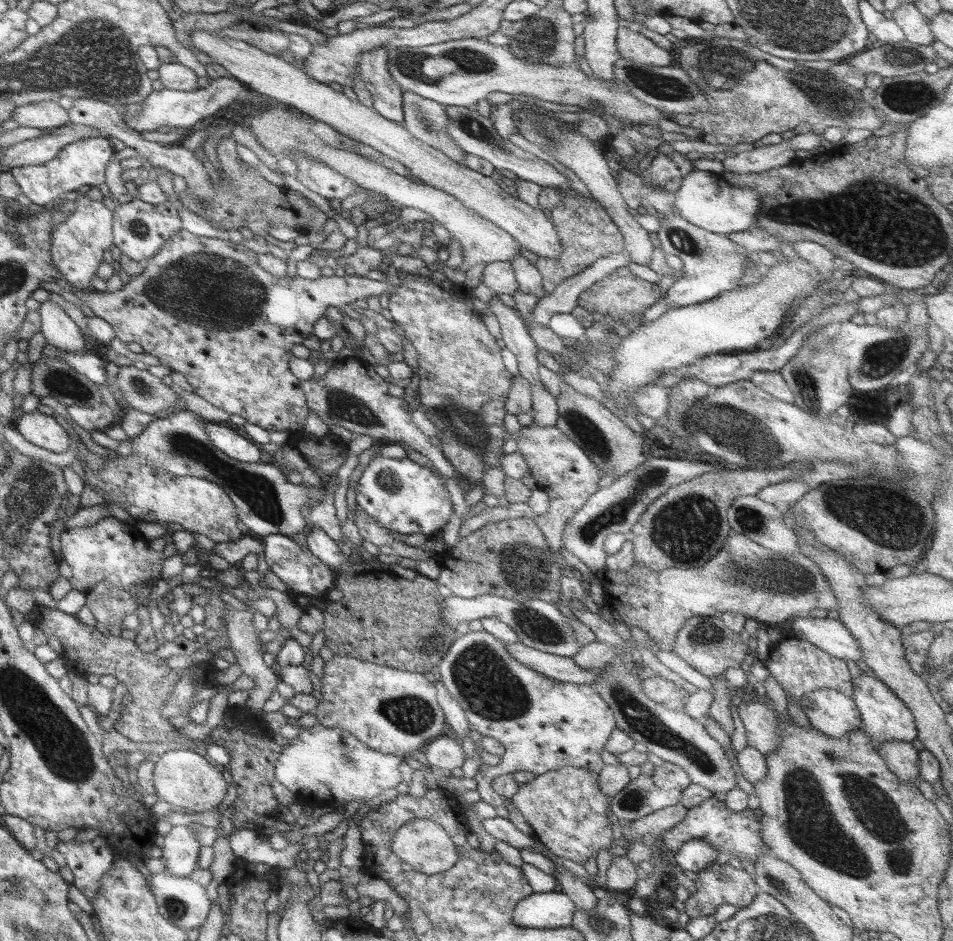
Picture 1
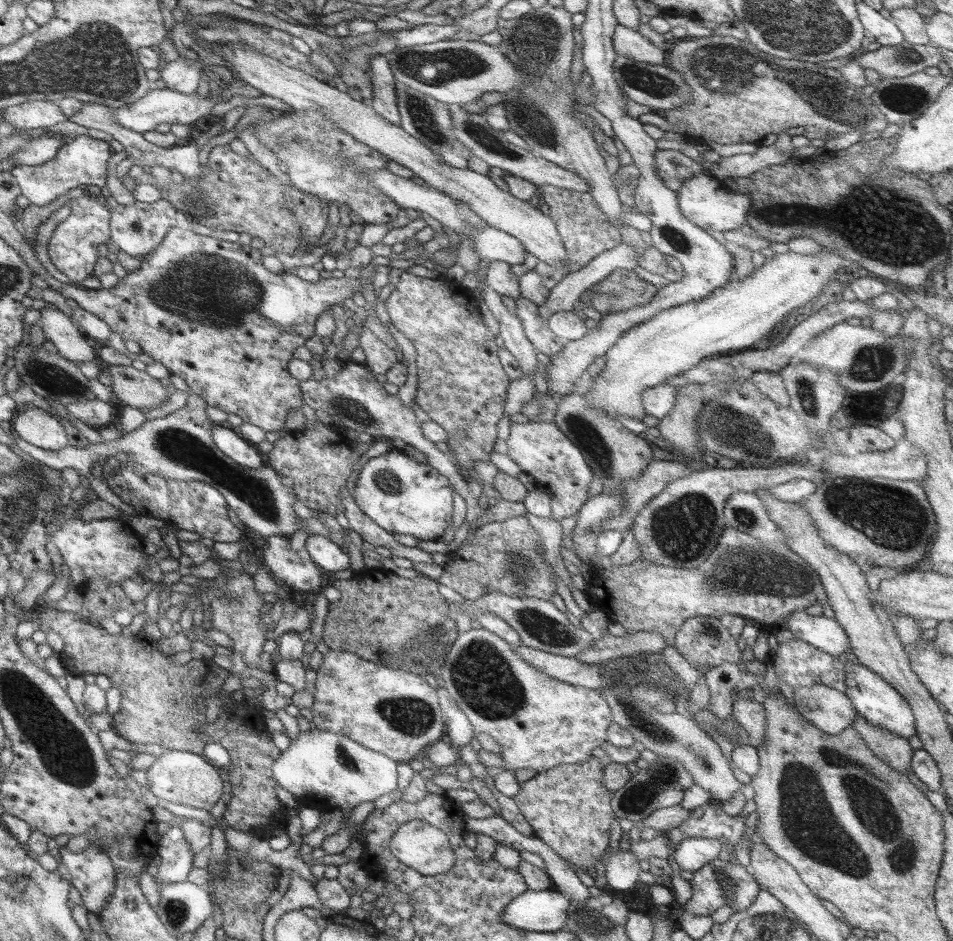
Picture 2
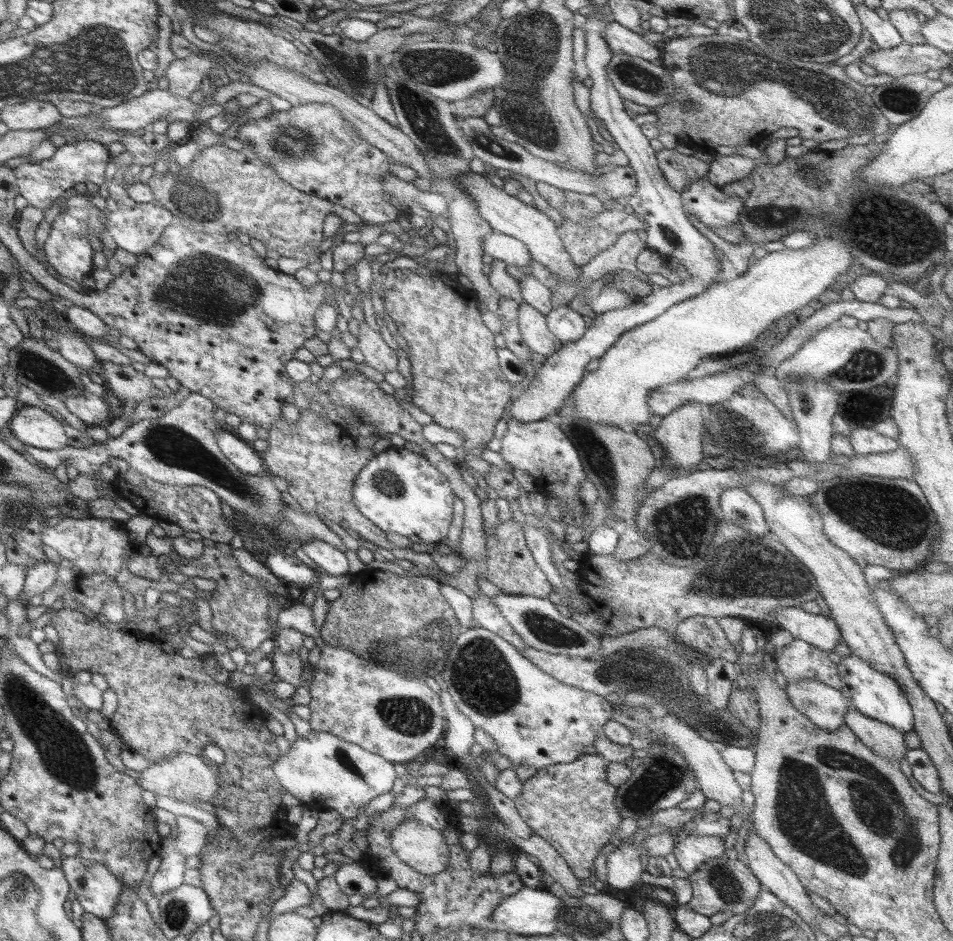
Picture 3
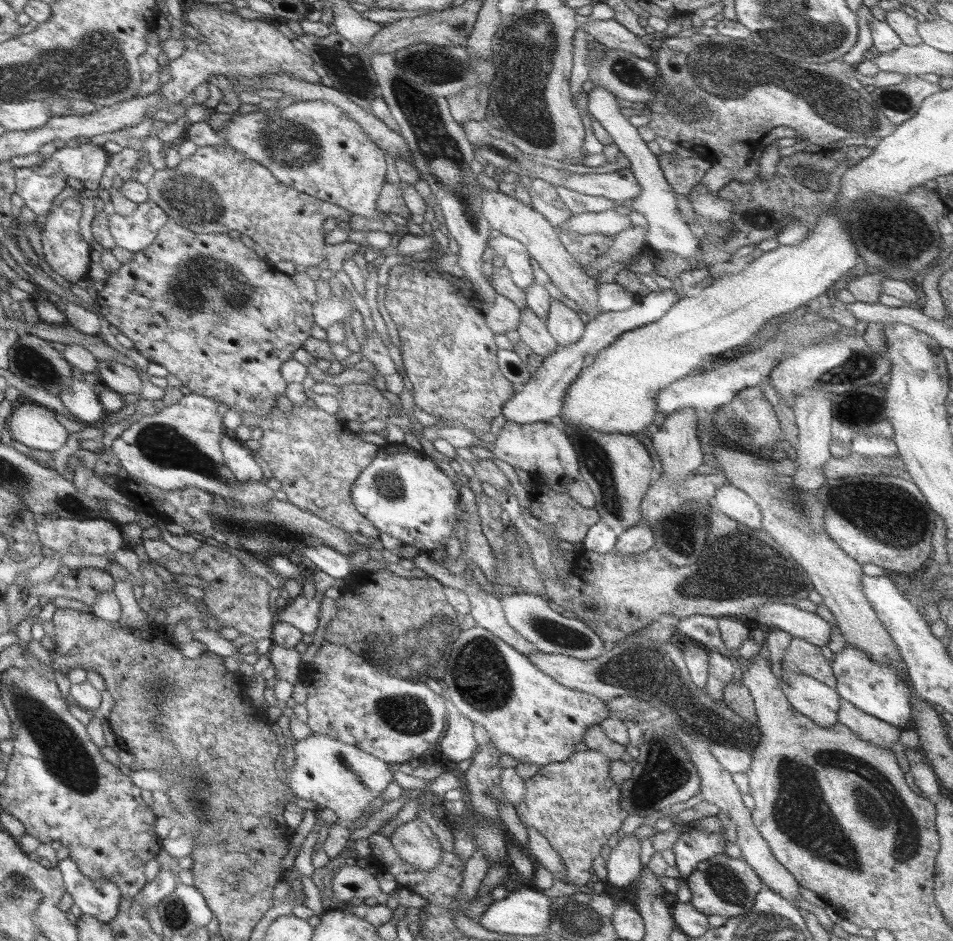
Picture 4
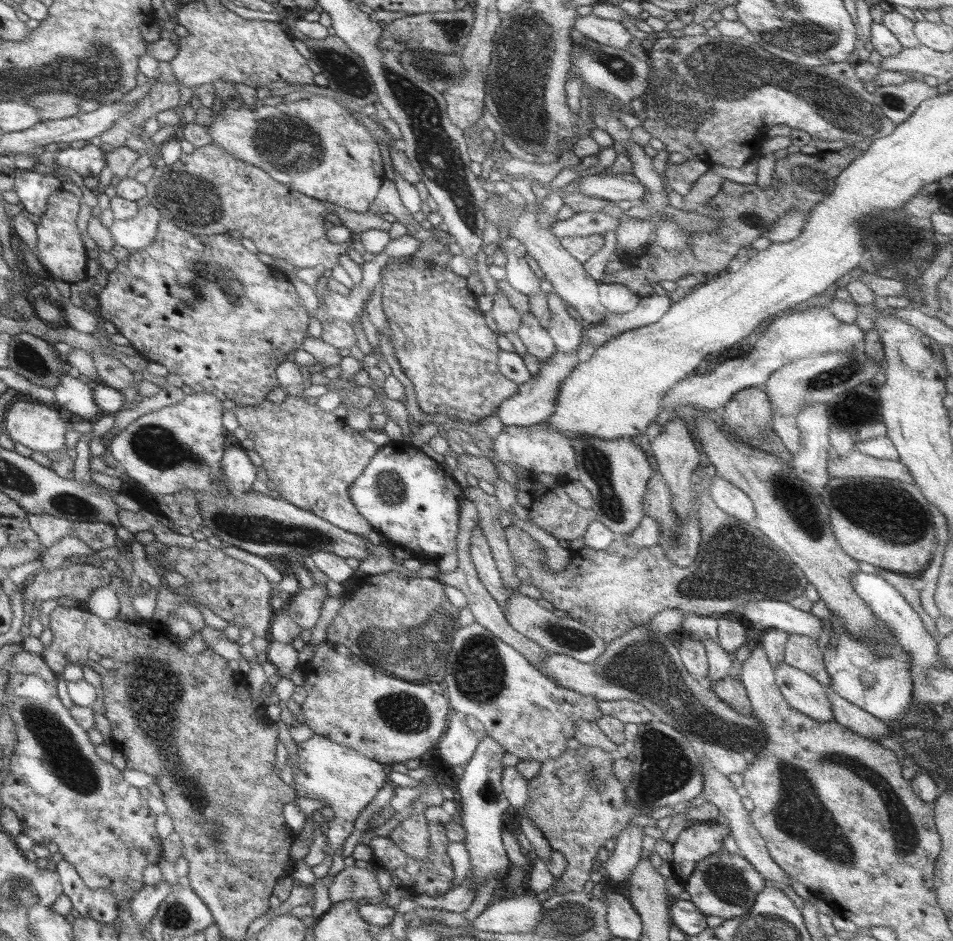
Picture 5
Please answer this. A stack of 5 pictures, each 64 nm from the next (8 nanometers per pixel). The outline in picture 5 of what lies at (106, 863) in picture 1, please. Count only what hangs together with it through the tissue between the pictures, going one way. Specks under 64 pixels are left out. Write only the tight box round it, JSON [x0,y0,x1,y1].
[57,860,117,924]

